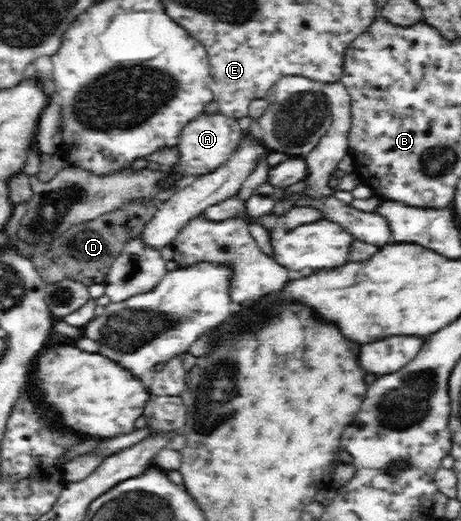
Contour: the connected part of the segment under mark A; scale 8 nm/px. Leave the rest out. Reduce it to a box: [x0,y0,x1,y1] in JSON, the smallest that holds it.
[172,114,245,177]

